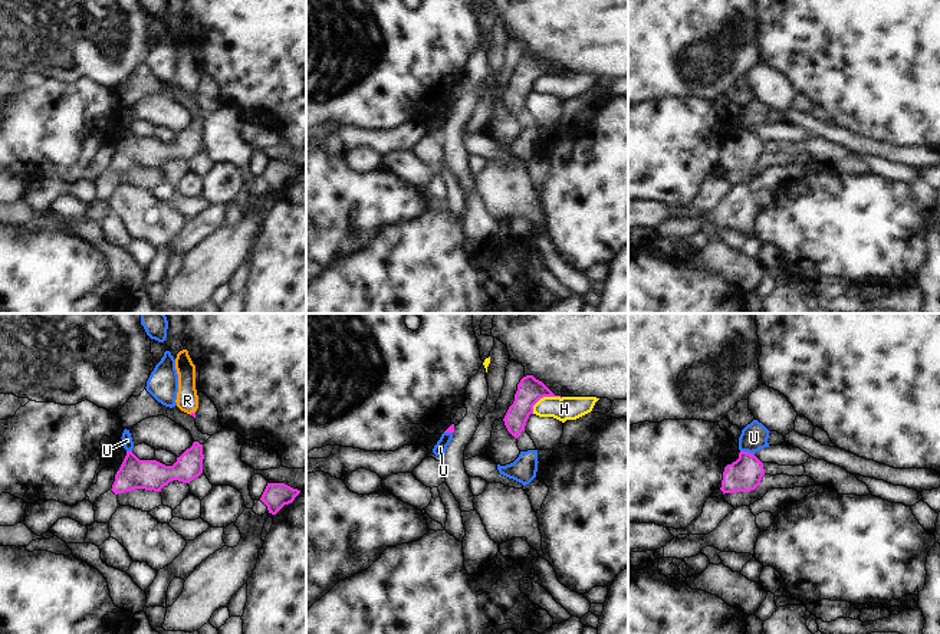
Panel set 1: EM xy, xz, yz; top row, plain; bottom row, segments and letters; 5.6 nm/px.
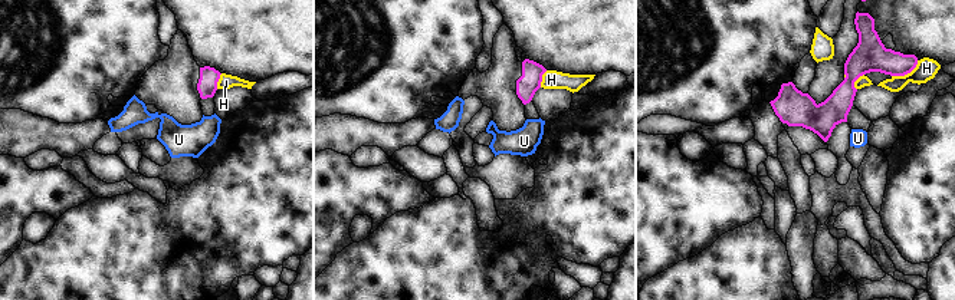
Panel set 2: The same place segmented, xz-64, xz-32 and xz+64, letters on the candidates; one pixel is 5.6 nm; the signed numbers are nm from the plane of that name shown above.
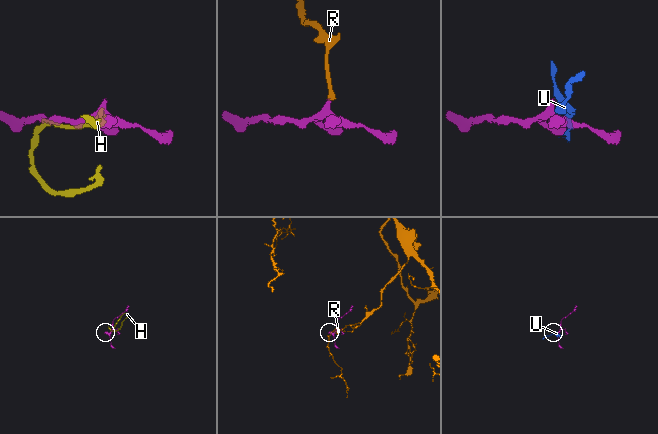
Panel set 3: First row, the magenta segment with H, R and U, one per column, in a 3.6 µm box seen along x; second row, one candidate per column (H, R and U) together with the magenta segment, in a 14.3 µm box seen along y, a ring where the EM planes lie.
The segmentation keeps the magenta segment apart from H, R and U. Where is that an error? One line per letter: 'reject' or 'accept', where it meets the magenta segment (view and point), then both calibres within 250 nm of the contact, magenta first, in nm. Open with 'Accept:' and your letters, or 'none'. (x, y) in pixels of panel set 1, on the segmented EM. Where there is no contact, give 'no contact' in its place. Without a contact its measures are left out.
Accept: R
H: reject; meets magenta in xz at (544, 396); 140 nm thick on the magenta side, 130 nm on the other
R: accept; meets magenta in xy at (191, 413); 20 nm thick on the magenta side, 130 nm on the other
U: reject; meets magenta in yz at (746, 452); 190 nm thick on the magenta side, 150 nm on the other

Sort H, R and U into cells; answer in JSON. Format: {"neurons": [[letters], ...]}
{"neurons": [["H"], ["R"], ["U"]]}

